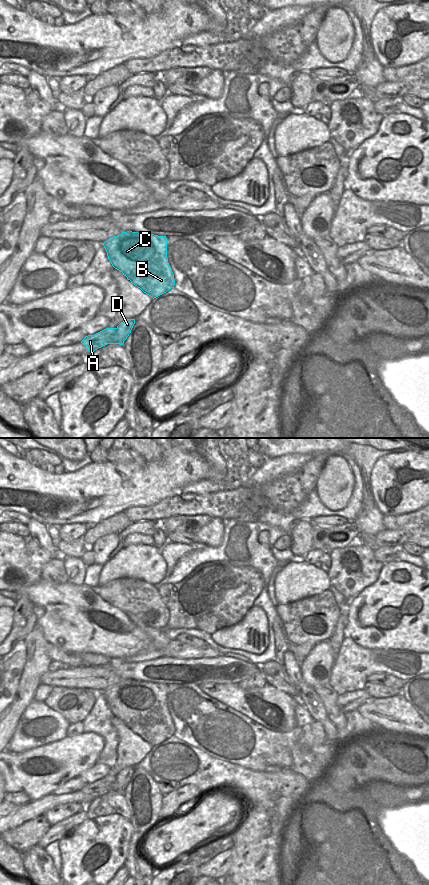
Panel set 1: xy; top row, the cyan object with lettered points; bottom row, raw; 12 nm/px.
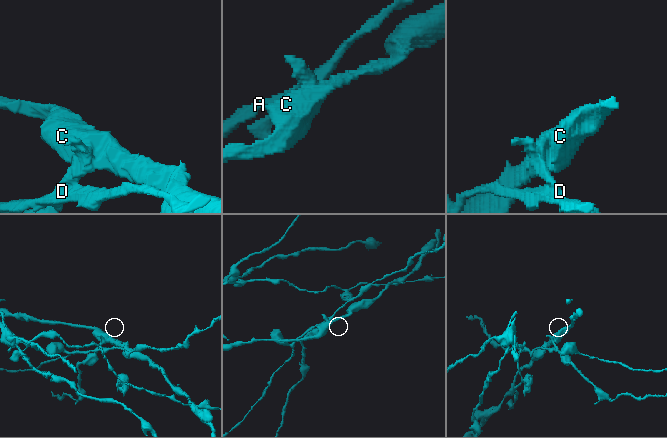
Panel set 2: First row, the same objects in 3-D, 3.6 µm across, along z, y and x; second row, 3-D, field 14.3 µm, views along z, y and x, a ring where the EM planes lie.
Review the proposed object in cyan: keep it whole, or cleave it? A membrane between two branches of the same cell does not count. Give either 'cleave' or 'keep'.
cleave

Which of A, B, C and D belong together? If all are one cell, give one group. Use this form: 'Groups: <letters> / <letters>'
Groups: A / B C D

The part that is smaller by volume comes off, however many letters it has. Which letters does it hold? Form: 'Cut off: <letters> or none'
Cut off: A

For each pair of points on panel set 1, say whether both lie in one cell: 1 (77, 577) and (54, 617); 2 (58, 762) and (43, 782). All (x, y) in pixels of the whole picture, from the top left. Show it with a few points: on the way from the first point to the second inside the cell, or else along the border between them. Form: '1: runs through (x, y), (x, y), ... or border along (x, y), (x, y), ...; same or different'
1: border along (67, 581), (73, 584), (83, 584); different
2: runs through (53, 767), (53, 772), (48, 777); same

